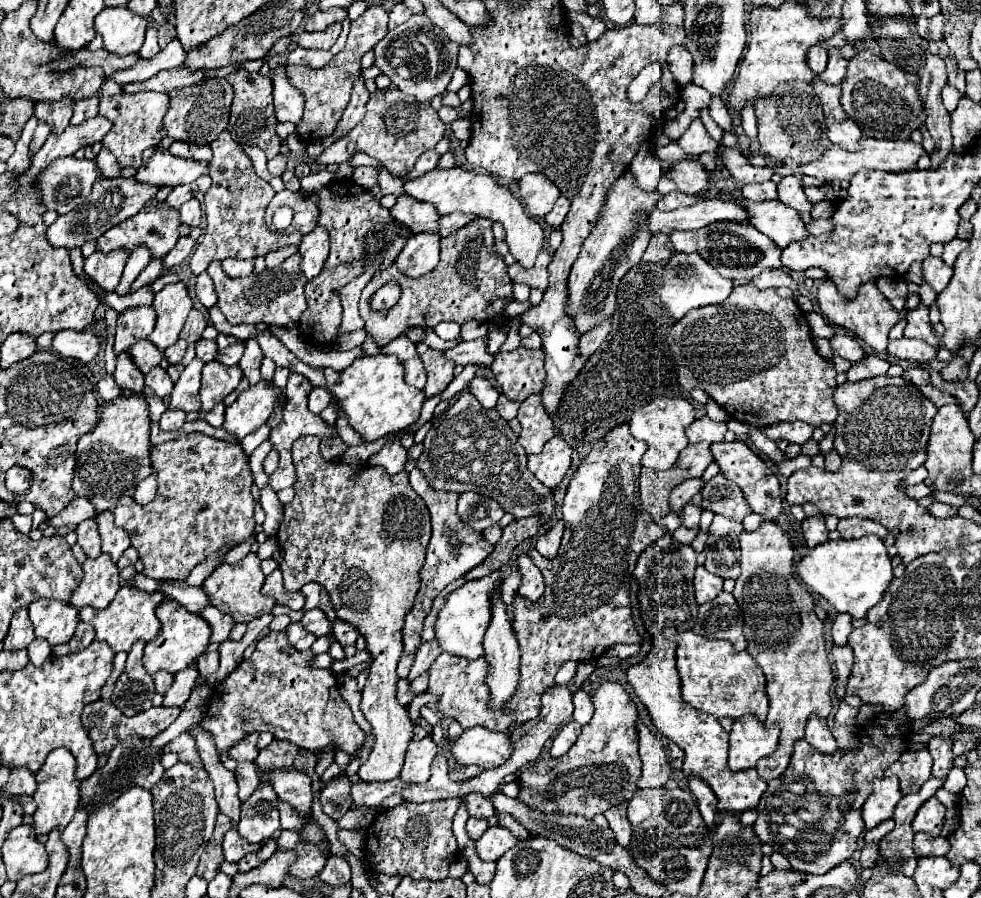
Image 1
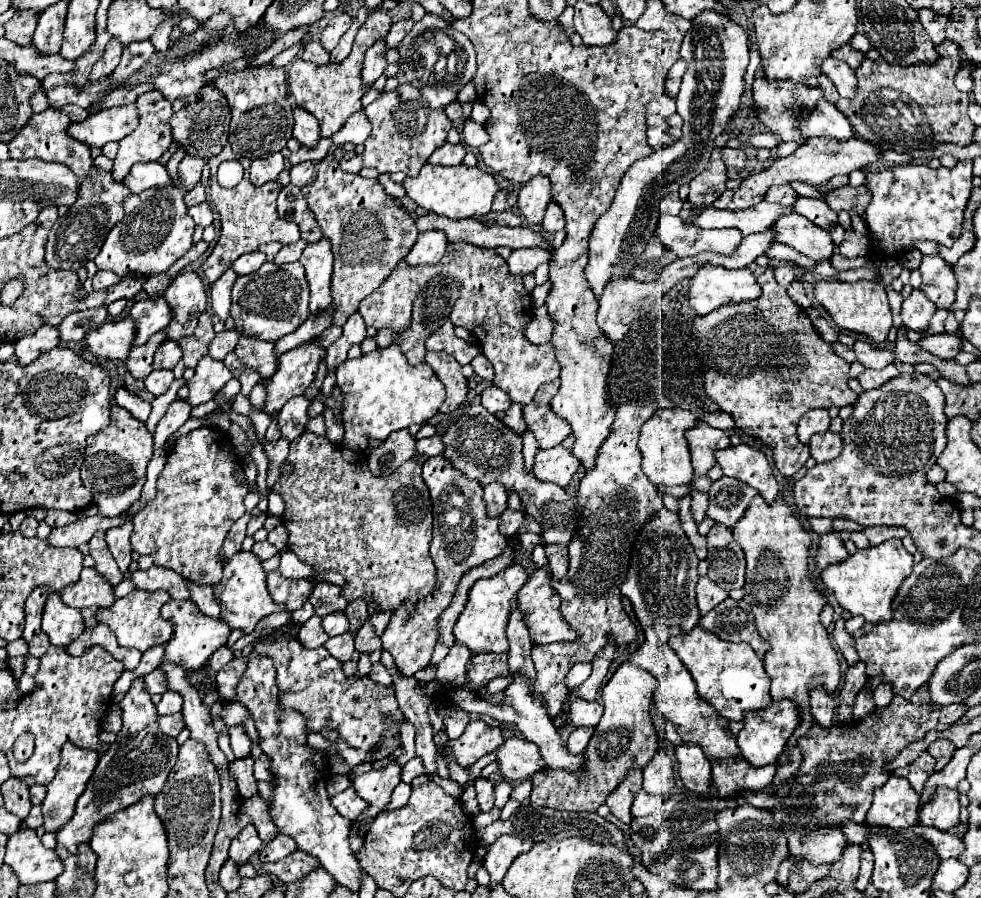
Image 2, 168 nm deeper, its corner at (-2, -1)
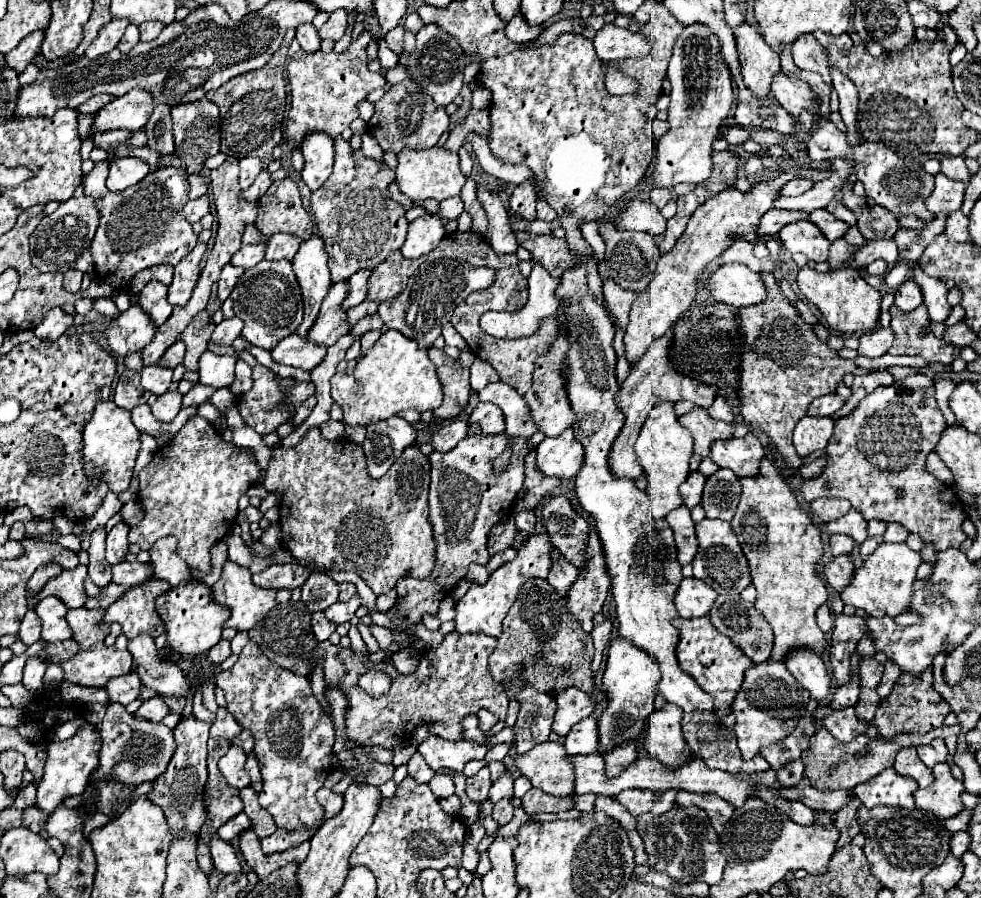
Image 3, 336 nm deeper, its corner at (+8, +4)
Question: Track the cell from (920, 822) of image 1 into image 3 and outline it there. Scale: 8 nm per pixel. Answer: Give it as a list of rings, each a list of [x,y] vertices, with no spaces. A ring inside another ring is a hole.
[[[938,763],[934,767],[934,777],[936,781],[930,787],[916,791],[916,807],[922,811],[932,811],[940,819],[958,815],[964,809],[960,801],[964,783],[952,775],[952,767],[948,763]]]

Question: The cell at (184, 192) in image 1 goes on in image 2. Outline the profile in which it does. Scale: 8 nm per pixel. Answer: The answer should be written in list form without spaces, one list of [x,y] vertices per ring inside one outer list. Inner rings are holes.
[[[198,182],[190,192],[186,192],[184,202],[186,202],[188,206],[194,206],[194,204],[202,204],[202,202],[206,202],[206,190],[204,190],[204,186]]]

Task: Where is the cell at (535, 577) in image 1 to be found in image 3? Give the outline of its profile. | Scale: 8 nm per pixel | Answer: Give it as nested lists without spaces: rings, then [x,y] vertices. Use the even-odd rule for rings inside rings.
[[[528,579],[504,619],[502,635],[498,637],[494,653],[488,657],[492,677],[506,685],[506,693],[514,701],[518,701],[518,693],[524,685],[530,685],[540,693],[548,693],[550,697],[556,697],[566,687],[578,687],[580,691],[588,693],[596,707],[598,703],[606,701],[606,693],[594,685],[590,663],[592,637],[568,611],[566,599],[552,591],[548,581]]]

